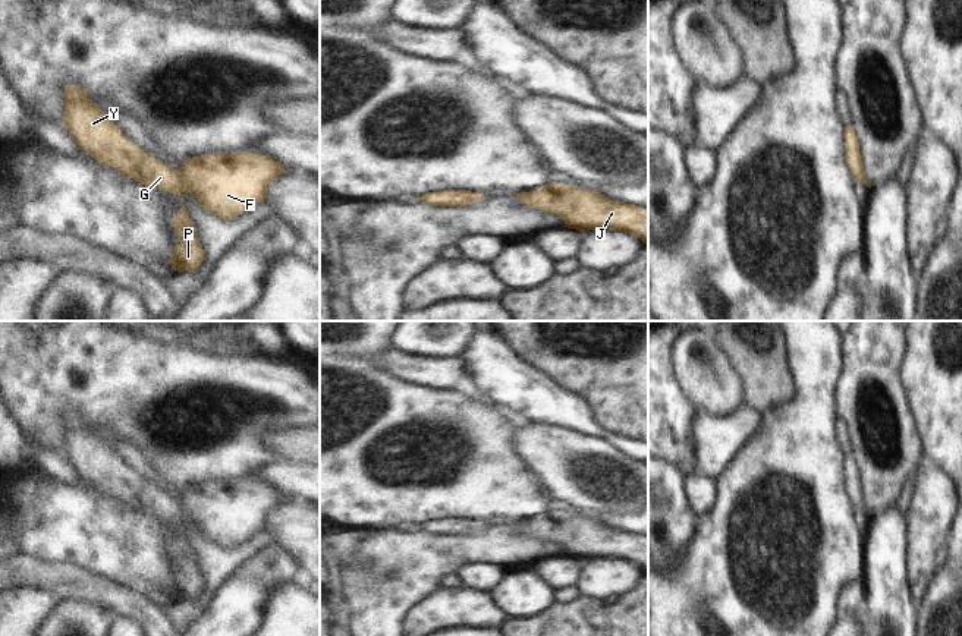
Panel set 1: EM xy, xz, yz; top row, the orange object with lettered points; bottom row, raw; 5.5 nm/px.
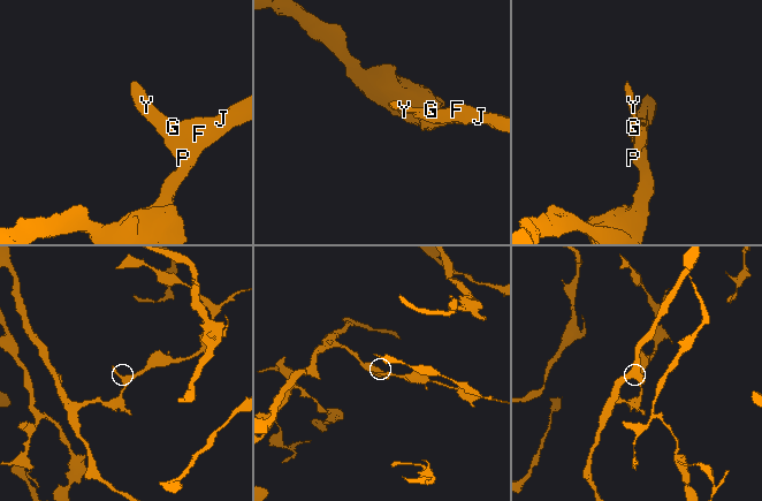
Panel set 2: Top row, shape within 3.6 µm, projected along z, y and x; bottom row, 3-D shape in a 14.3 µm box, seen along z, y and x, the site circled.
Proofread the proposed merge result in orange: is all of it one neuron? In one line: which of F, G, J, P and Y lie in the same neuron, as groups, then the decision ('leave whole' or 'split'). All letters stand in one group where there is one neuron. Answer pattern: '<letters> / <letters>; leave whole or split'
F G J P Y; leave whole

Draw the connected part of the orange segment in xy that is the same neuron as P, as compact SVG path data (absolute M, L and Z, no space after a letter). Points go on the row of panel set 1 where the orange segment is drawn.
M183 204L179 212L172 218L170 224L177 234L177 245L175 246L169 264L173 271L195 273L198 265L204 261L204 251L195 226L192 224Z

